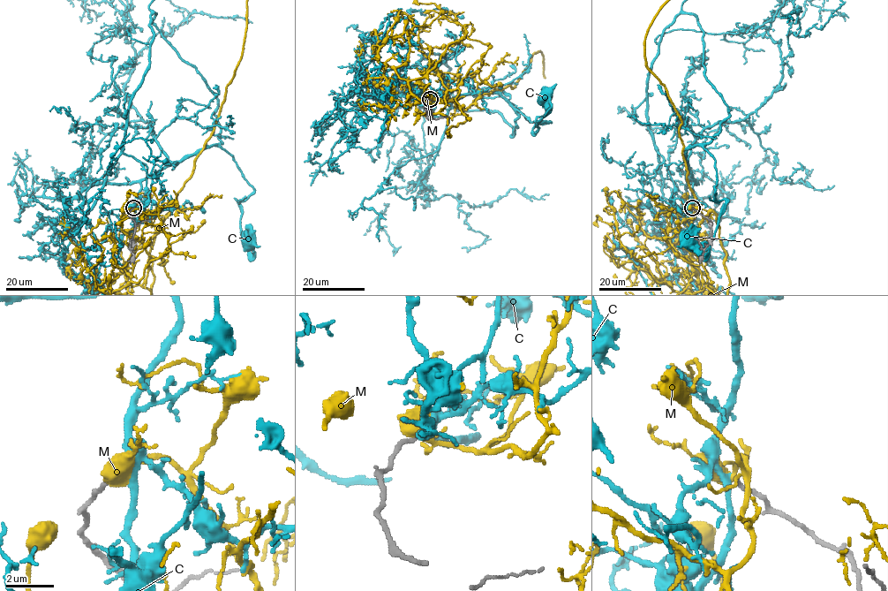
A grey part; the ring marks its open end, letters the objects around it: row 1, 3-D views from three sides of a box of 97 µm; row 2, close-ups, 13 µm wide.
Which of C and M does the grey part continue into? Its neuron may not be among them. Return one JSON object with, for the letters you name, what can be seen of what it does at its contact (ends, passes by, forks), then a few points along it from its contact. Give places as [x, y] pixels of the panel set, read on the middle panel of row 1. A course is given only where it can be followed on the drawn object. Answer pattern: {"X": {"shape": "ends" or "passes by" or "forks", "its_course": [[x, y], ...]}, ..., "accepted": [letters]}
{"C": {"shape": "passes by", "its_course": [[431, 99], [498, 93], [531, 122], [550, 122], [538, 125], [535, 132], [545, 112], [540, 99], [545, 95]]}, "accepted": ["C"]}

